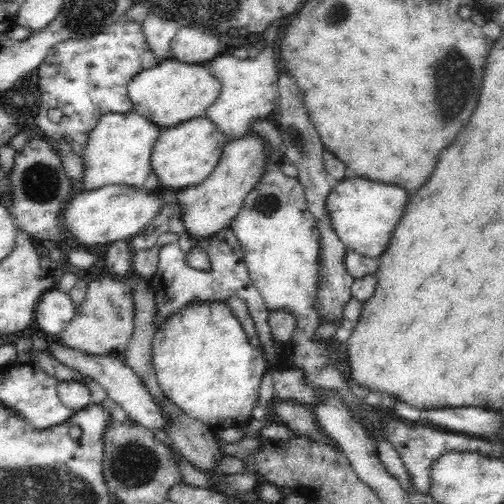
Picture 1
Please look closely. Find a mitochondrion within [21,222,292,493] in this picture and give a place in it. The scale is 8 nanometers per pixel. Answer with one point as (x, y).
(133, 464)

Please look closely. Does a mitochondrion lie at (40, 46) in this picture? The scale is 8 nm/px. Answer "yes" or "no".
no

